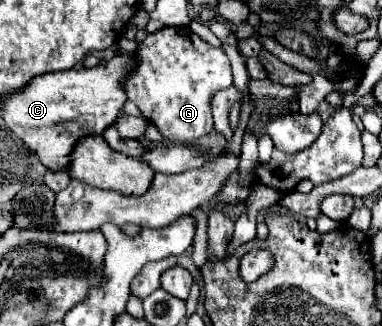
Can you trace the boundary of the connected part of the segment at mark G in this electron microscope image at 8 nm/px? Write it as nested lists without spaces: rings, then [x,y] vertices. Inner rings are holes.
[[[189,26],[161,28],[139,42],[131,72],[125,74],[127,98],[141,114],[159,128],[163,138],[177,144],[191,144],[209,134],[213,124],[211,100],[217,90],[233,84],[233,72],[223,48],[207,46]]]

